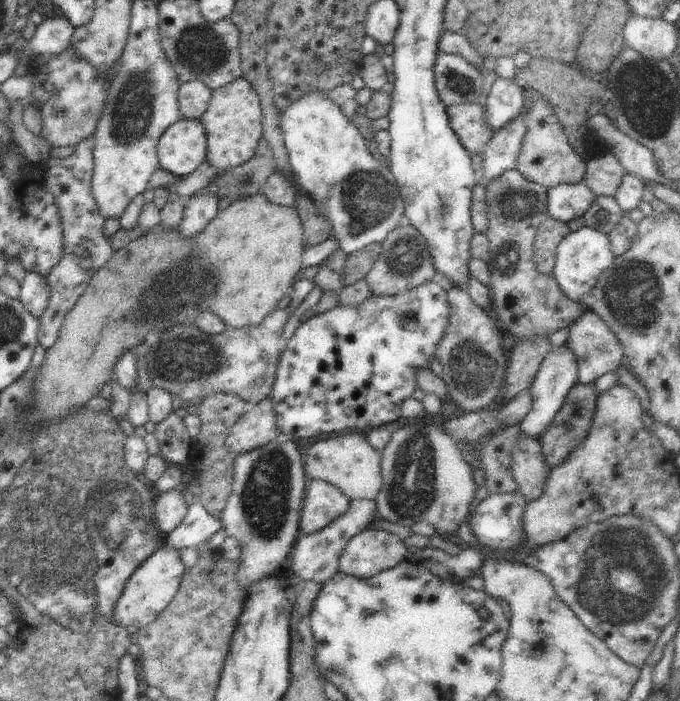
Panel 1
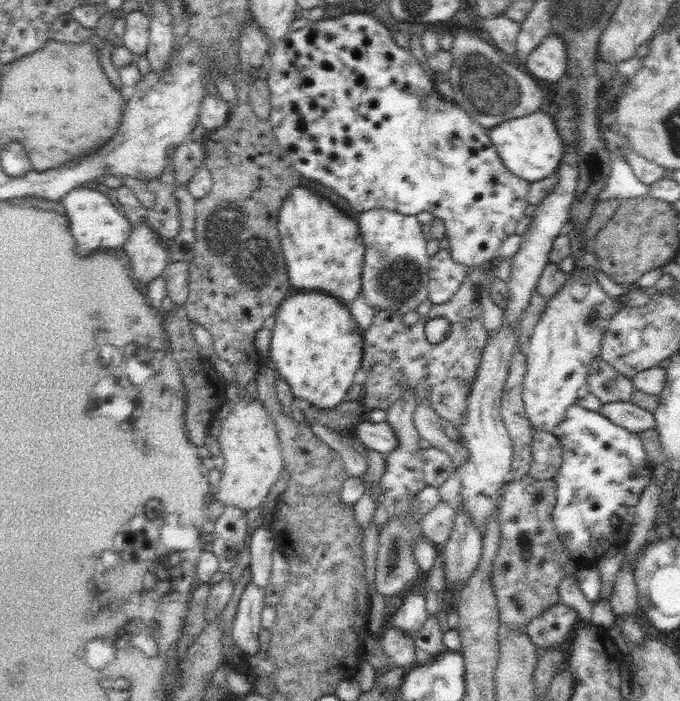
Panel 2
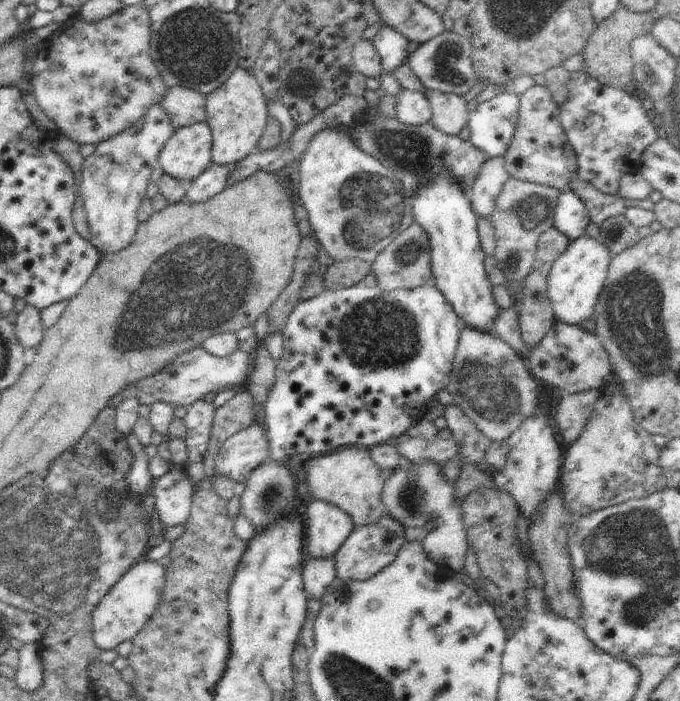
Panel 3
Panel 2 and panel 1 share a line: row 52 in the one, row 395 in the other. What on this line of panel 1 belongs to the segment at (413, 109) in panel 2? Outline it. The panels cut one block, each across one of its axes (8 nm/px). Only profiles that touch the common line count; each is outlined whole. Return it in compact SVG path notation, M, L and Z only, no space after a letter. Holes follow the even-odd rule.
M430 281L416 288L410 289L405 293L398 293L394 296L380 296L371 294L364 302L356 306L336 305L334 308L323 313L316 313L307 321L297 327L294 334L283 342L281 355L278 361L278 370L276 378L269 394L270 399L274 403L274 412L276 415L276 424L279 428L280 436L292 439L294 442L306 442L316 438L318 434L332 434L332 432L342 432L342 430L361 430L362 433L368 434L375 428L382 425L392 424L402 417L401 406L408 397L412 396L412 392L418 388L417 376L420 371L430 370L430 362L435 356L436 347L446 334L449 318L450 305L448 302L447 291L440 284Z

